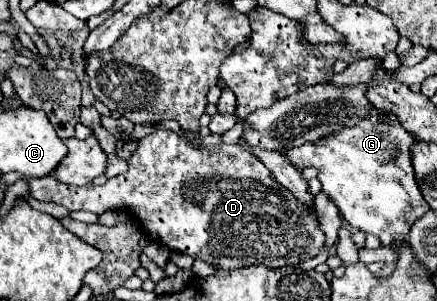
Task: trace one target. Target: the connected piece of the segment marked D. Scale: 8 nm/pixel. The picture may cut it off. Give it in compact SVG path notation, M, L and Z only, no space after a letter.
M155 130L147 138L139 140L137 150L131 154L127 162L129 170L125 174L109 178L103 186L85 184L79 188L61 184L53 180L53 176L37 180L31 178L31 196L37 200L61 204L69 210L87 210L97 216L107 210L125 210L141 224L141 230L151 240L161 242L169 250L193 256L195 260L205 260L207 264L221 270L245 266L291 266L295 262L301 262L303 258L315 256L323 246L325 234L319 228L319 220L313 208L303 204L283 184L279 184L275 176L267 172L265 164L257 160L251 152L243 150L239 144L221 144L217 152L209 152L189 142L181 142L179 136L171 130Z

